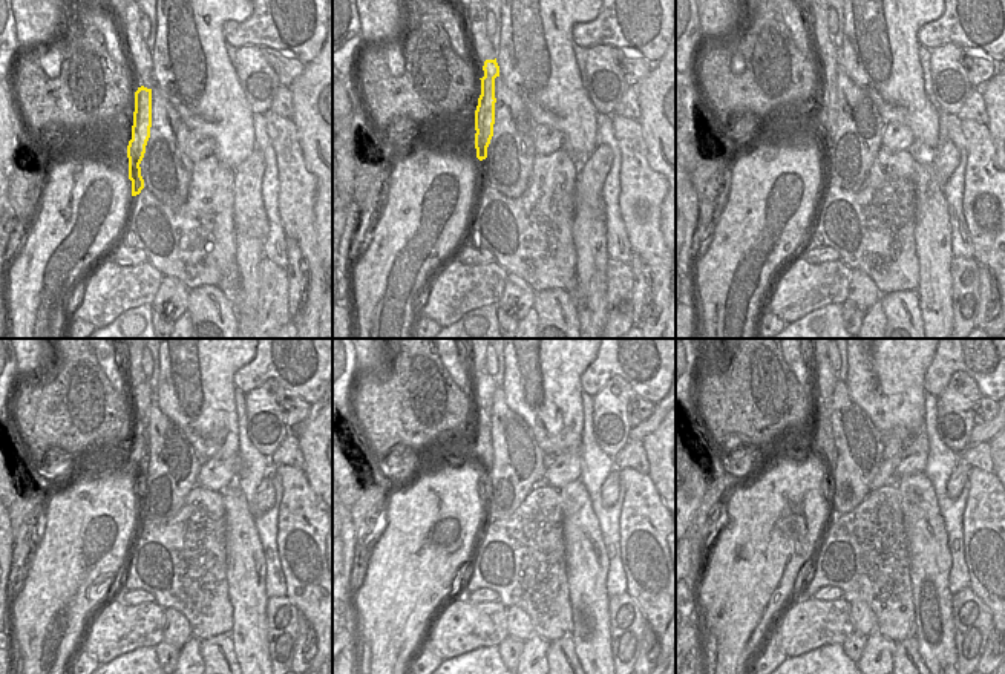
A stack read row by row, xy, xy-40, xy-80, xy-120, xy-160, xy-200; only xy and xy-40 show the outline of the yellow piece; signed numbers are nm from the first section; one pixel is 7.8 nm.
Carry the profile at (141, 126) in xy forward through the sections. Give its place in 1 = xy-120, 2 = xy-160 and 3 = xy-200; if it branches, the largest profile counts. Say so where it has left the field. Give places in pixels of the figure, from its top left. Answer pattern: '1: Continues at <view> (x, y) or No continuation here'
1: Continues at xy-120 (141, 395)
2: Continues at xy-160 (484, 388)
3: Continues at xy-200 (824, 379)

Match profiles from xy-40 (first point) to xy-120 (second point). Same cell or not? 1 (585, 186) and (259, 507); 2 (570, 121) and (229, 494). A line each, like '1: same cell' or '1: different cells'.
1: same cell
2: different cells

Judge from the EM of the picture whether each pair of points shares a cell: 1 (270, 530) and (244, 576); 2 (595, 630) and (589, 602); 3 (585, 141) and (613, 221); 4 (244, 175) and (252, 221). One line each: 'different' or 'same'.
1: different
2: same
3: different
4: same

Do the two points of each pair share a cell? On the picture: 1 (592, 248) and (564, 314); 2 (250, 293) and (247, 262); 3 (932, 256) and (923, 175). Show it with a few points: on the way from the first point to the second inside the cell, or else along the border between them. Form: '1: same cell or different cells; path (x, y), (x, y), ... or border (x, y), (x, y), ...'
1: different cells; border (573, 299), (579, 322)
2: same cell; path (250, 285), (250, 270)
3: same cell; path (932, 236), (929, 195)

